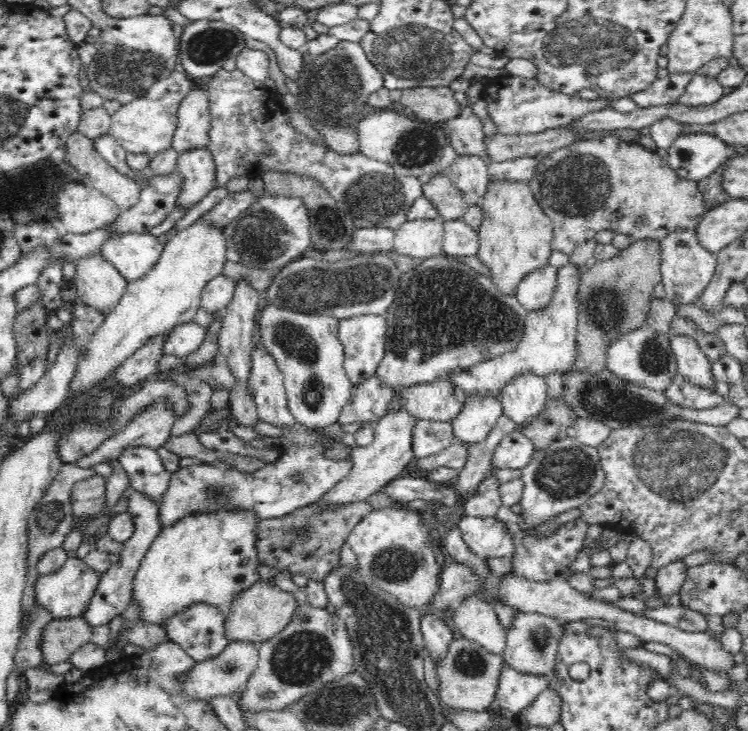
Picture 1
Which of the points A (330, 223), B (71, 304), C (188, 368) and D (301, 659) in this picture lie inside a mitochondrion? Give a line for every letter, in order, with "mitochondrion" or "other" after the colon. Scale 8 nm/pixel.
A: mitochondrion
B: other
C: other
D: mitochondrion

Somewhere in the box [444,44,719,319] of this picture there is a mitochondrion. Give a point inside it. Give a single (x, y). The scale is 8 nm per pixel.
(576, 184)

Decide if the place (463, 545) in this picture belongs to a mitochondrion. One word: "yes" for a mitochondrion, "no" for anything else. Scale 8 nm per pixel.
no

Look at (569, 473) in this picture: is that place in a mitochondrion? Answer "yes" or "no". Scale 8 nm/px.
yes

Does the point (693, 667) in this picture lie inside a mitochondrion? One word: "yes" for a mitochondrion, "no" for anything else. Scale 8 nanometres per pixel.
no

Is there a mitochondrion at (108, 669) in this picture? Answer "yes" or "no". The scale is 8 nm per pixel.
no

